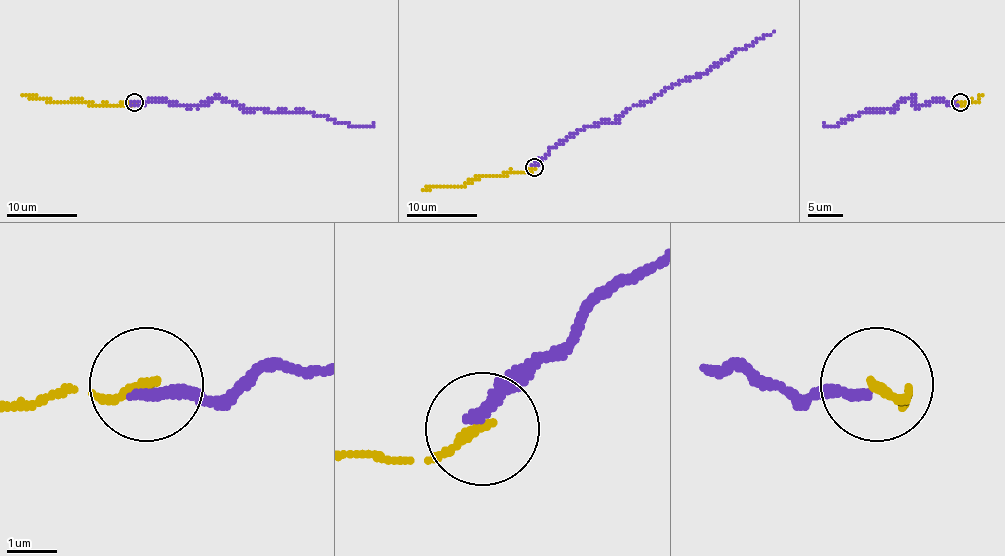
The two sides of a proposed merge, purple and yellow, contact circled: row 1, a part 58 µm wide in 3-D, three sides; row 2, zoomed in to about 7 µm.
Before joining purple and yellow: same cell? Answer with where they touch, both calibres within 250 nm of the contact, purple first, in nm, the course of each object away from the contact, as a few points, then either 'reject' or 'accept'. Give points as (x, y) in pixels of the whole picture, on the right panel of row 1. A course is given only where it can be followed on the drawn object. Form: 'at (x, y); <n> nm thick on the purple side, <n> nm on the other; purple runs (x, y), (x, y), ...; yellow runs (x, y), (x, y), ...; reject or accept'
at (960, 102); 240 nm thick on the purple side, 200 nm on the other; purple runs (958, 103), (932, 99), (918, 106), (909, 97), (893, 111), (867, 111), (834, 127), (823, 124); yellow runs (960, 103), (969, 104), (969, 101), (978, 101), (983, 94); accept

